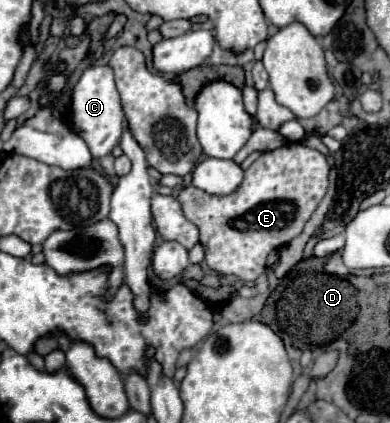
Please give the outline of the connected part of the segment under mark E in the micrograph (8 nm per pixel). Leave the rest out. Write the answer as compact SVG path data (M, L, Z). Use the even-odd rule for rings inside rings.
M295 142L295 144L285 144L281 148L263 152L245 170L243 184L227 196L215 196L195 186L185 186L179 192L177 200L181 202L185 218L193 222L201 232L201 246L205 248L205 262L209 264L209 268L213 268L221 276L237 276L243 282L253 282L265 270L265 260L269 252L289 244L295 236L301 234L309 216L315 212L315 208L323 200L327 186L329 186L329 166L327 166L325 154L321 154L319 150L307 148L301 142Z

